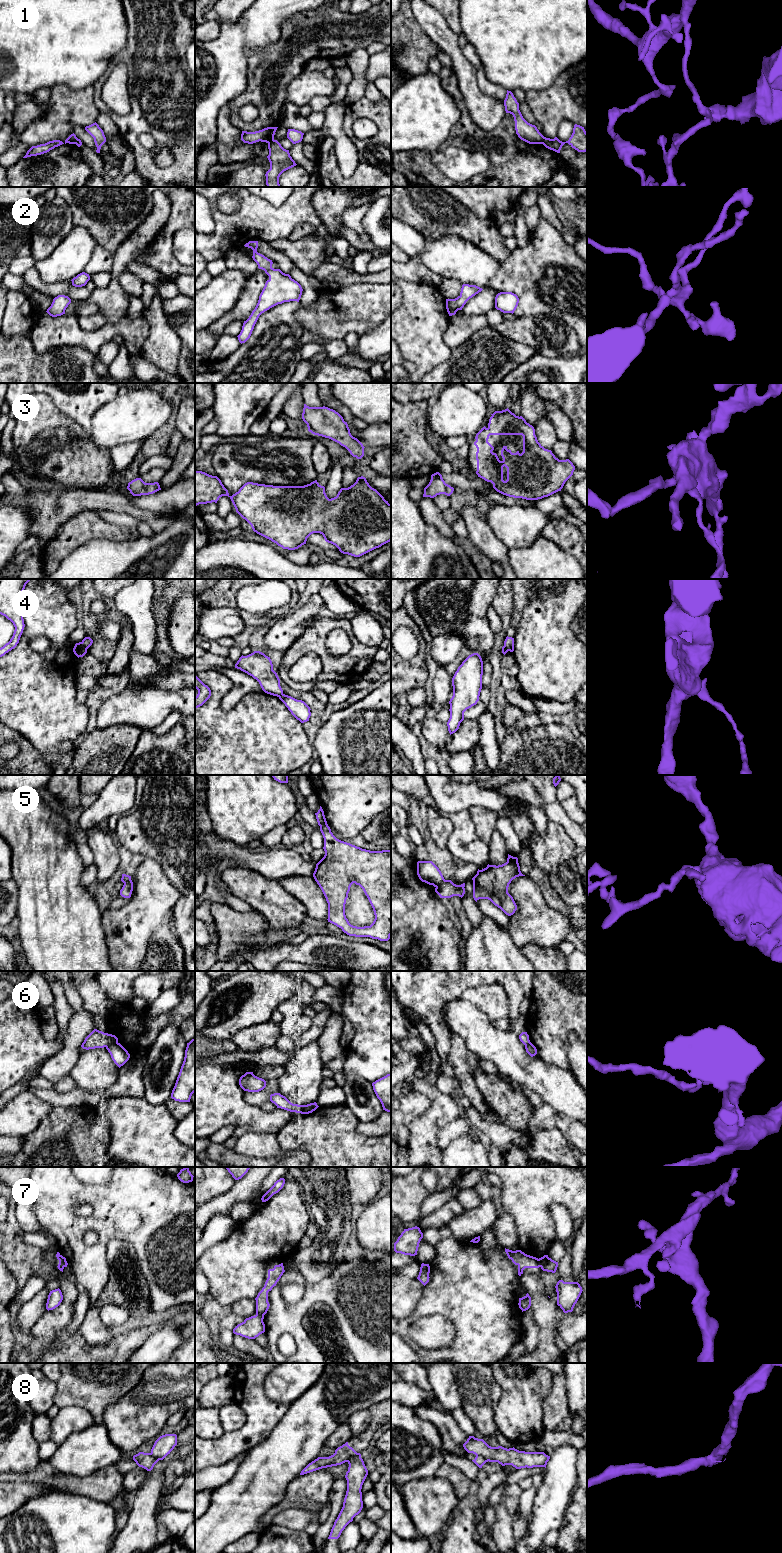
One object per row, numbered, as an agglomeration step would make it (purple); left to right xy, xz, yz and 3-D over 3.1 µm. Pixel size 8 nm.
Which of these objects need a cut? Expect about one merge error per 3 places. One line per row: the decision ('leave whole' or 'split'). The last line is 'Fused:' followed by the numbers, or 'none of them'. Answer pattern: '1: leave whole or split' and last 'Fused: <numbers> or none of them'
1: split
2: leave whole
3: leave whole
4: split
5: split
6: split
7: split
8: split
Fused: 1, 4, 5, 6, 7, 8

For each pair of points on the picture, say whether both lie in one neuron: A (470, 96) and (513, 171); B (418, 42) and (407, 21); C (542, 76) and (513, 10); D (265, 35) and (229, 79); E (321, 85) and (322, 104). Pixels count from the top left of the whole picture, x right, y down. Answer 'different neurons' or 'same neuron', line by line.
A: different neurons
B: same neuron
C: same neuron
D: same neuron
E: different neurons

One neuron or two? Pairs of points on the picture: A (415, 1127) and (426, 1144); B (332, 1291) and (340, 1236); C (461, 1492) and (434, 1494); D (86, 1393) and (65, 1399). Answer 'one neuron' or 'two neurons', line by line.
A: one neuron
B: two neurons
C: two neurons
D: one neuron

